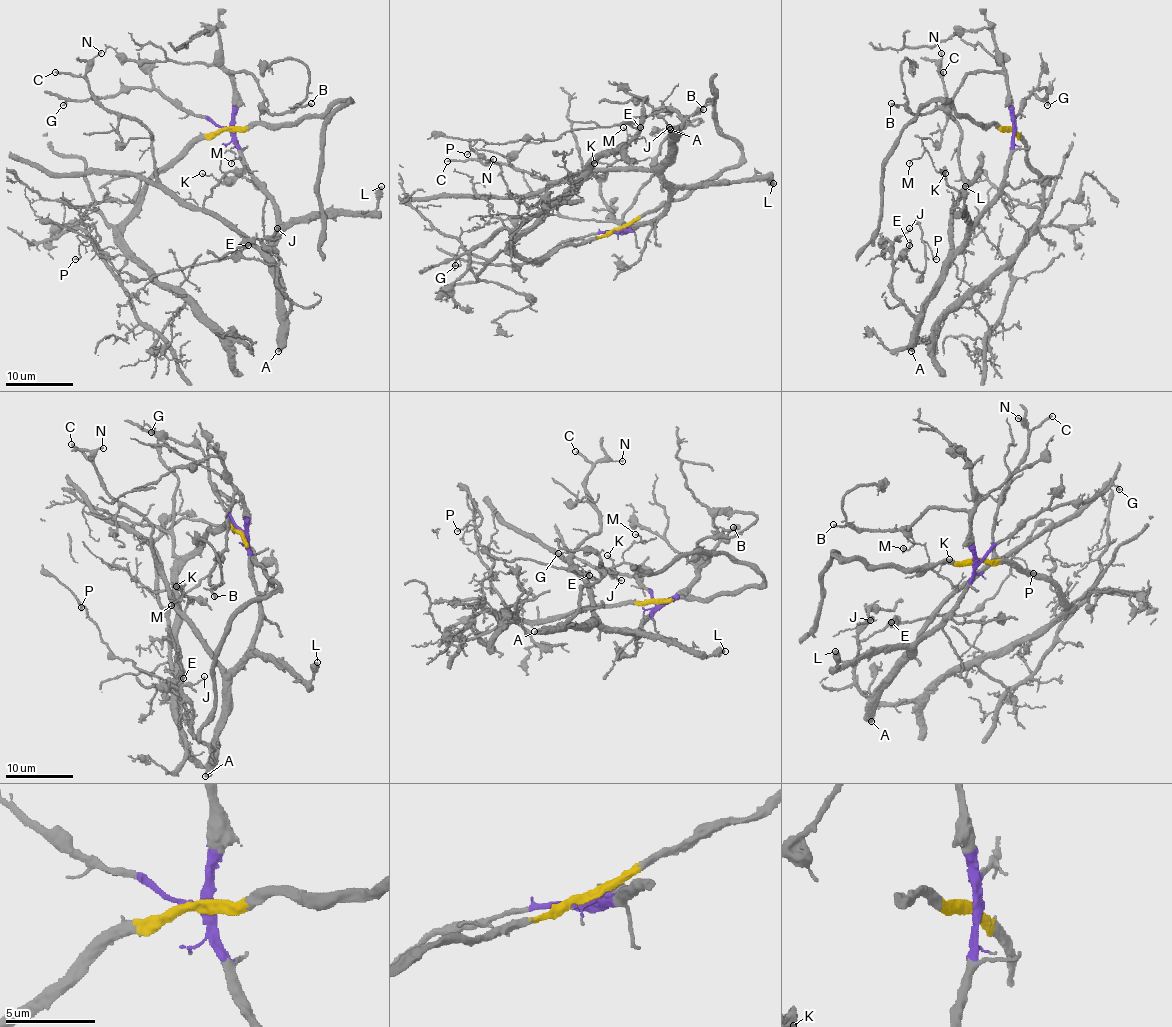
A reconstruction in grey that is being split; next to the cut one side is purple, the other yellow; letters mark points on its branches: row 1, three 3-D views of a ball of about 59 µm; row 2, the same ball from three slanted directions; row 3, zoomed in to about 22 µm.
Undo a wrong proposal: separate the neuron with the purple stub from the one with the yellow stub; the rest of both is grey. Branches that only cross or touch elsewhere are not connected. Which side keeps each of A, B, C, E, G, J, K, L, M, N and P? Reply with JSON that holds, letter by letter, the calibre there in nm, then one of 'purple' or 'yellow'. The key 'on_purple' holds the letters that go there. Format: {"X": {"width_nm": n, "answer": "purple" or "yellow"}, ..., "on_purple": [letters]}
{"A": {"width_nm": 500, "answer": "purple"}, "B": {"width_nm": 200, "answer": "purple"}, "C": {"width_nm": 240, "answer": "purple"}, "E": {"width_nm": 90, "answer": "purple"}, "G": {"width_nm": 120, "answer": "purple"}, "J": {"width_nm": 110, "answer": "purple"}, "K": {"width_nm": 110, "answer": "purple"}, "L": {"width_nm": 500, "answer": "purple"}, "M": {"width_nm": 100, "answer": "purple"}, "N": {"width_nm": 110, "answer": "purple"}, "P": {"width_nm": 110, "answer": "purple"}, "on_purple": ["A", "B", "C", "E", "G", "J", "K", "L", "M", "N", "P"]}

